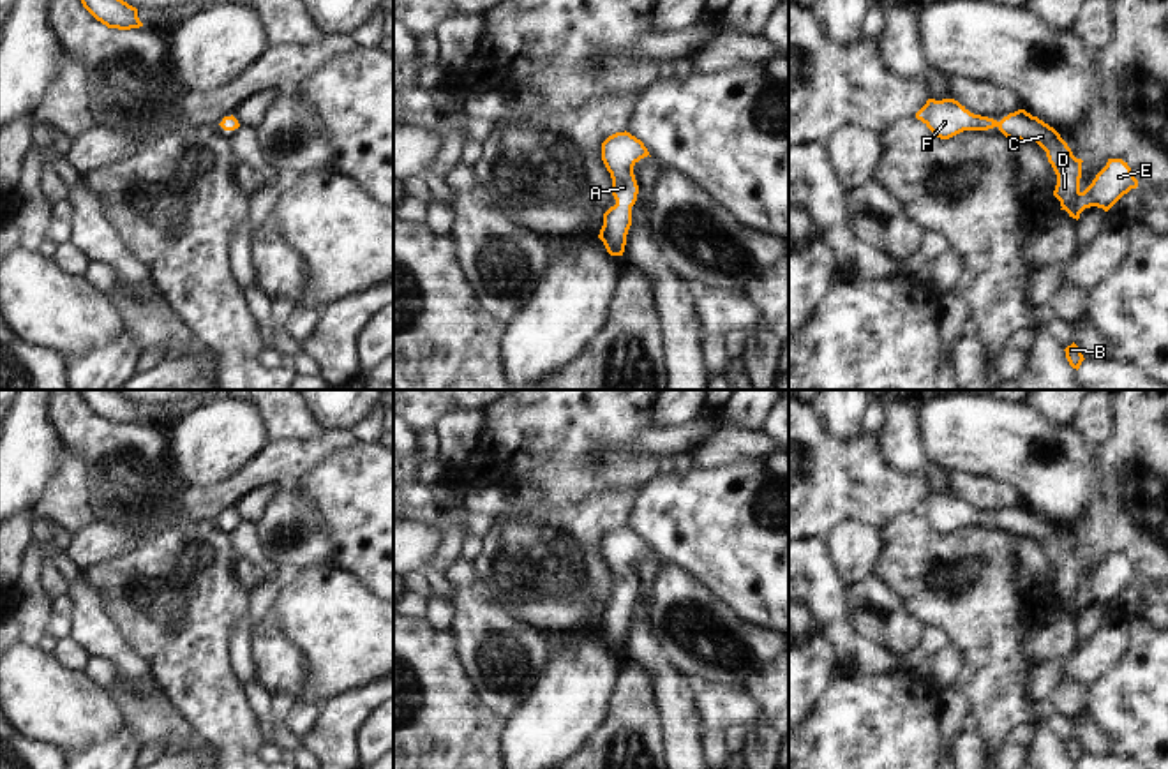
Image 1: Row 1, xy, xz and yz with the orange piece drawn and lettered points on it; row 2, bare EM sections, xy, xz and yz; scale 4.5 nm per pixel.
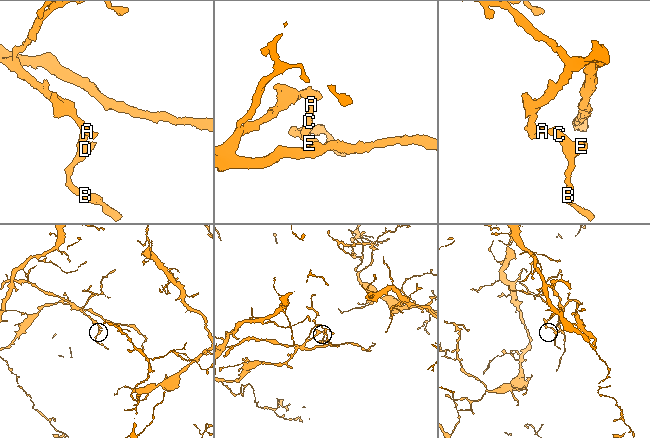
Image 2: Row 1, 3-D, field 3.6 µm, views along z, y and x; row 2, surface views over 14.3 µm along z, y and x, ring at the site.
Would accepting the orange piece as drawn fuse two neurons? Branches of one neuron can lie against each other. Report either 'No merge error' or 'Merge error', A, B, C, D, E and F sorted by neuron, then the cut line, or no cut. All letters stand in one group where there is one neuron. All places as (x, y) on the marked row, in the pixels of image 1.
No merge error. Groups: A B C D E F. No split.

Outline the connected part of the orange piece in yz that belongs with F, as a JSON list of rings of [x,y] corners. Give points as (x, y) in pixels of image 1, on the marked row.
[[[928,99],[916,113],[937,138],[949,139],[963,131],[988,131],[997,127],[1006,138],[1013,141],[1036,141],[1048,157],[1055,175],[1057,185],[1053,196],[1060,201],[1060,210],[1069,217],[1080,219],[1085,208],[1097,206],[1108,212],[1124,194],[1138,187],[1131,168],[1122,159],[1108,159],[1106,166],[1096,175],[1092,183],[1082,192],[1082,159],[1076,159],[1060,138],[1060,134],[1032,116],[1025,109],[1009,113],[1000,122],[974,115],[955,99]]]

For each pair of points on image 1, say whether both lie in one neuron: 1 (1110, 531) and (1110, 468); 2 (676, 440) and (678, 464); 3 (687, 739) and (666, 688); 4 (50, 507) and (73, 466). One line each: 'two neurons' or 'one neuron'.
1: one neuron
2: two neurons
3: one neuron
4: one neuron

